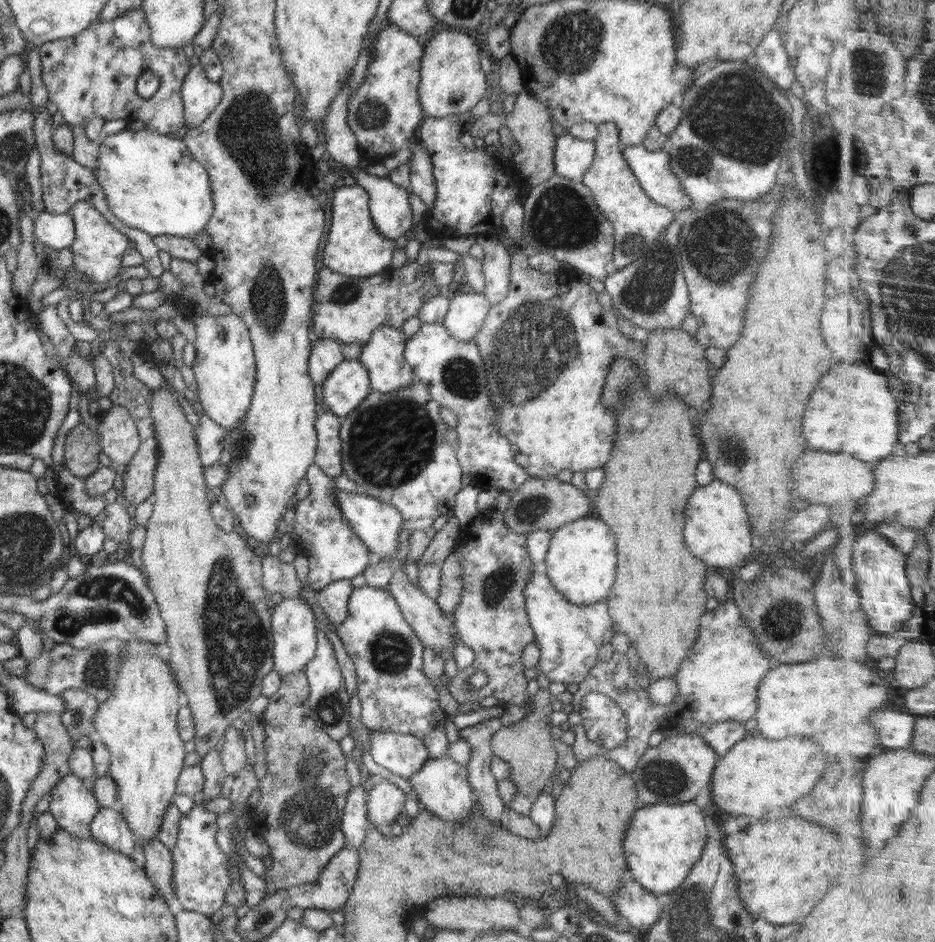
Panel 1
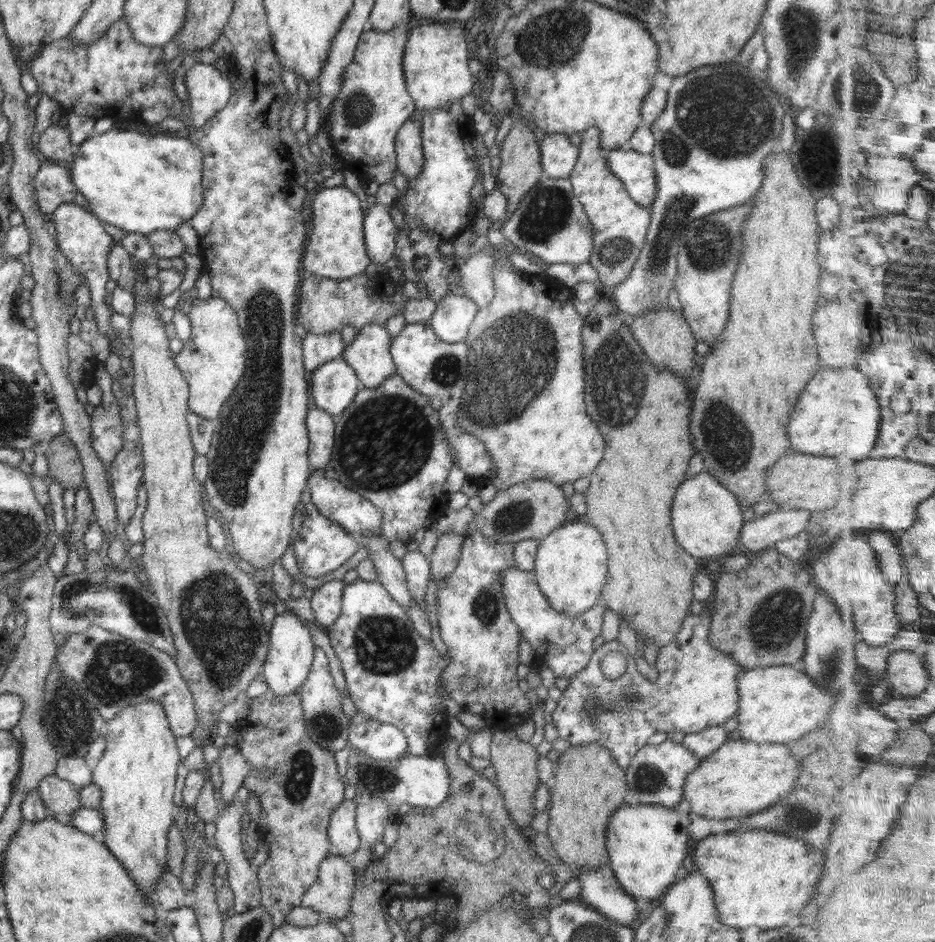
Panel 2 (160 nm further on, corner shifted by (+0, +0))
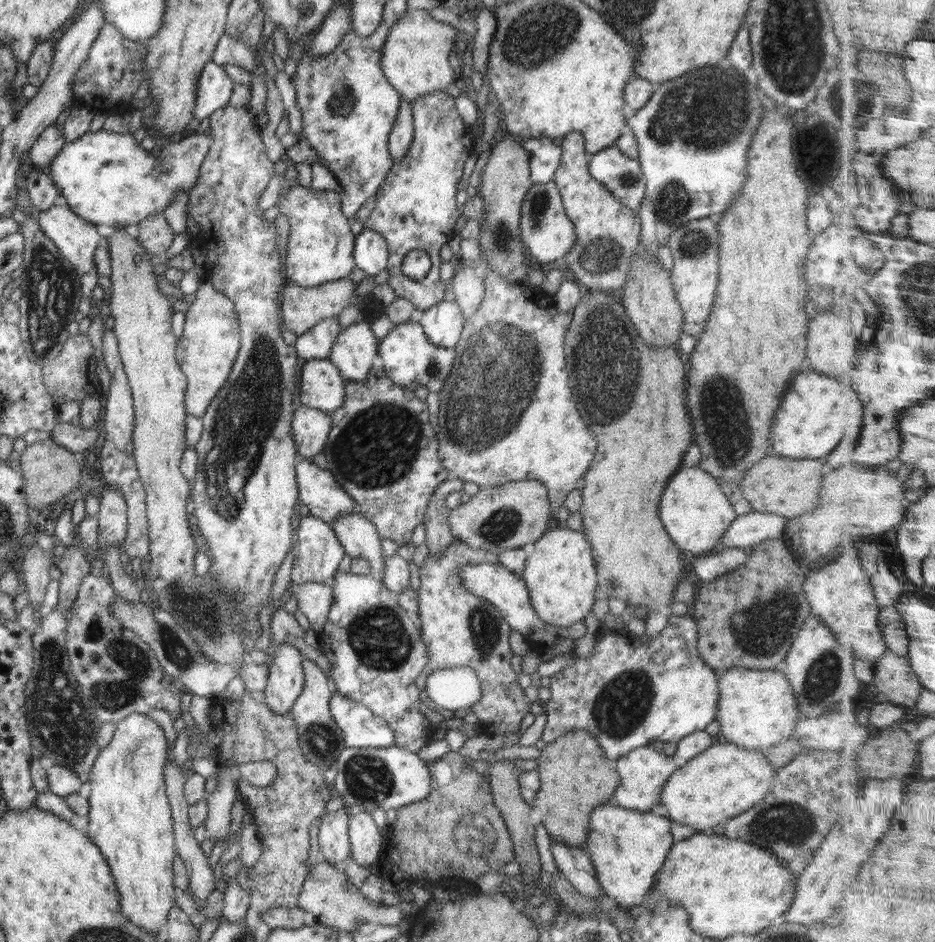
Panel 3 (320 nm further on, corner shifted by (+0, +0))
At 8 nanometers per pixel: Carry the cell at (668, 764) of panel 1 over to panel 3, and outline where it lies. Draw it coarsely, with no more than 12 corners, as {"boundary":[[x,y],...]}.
{"boundary":[[639,747],[613,762],[622,784],[612,803],[652,812],[678,768]]}

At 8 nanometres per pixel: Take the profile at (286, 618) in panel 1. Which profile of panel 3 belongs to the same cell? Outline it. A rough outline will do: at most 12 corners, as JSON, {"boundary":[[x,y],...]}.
{"boundary":[[289,642],[270,658],[265,703],[287,714],[304,686],[303,654]]}

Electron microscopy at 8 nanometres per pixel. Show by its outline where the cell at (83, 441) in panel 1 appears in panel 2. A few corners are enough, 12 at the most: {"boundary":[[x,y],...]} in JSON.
{"boundary":[[64,433],[45,453],[48,476],[62,488],[83,485],[78,449]]}

